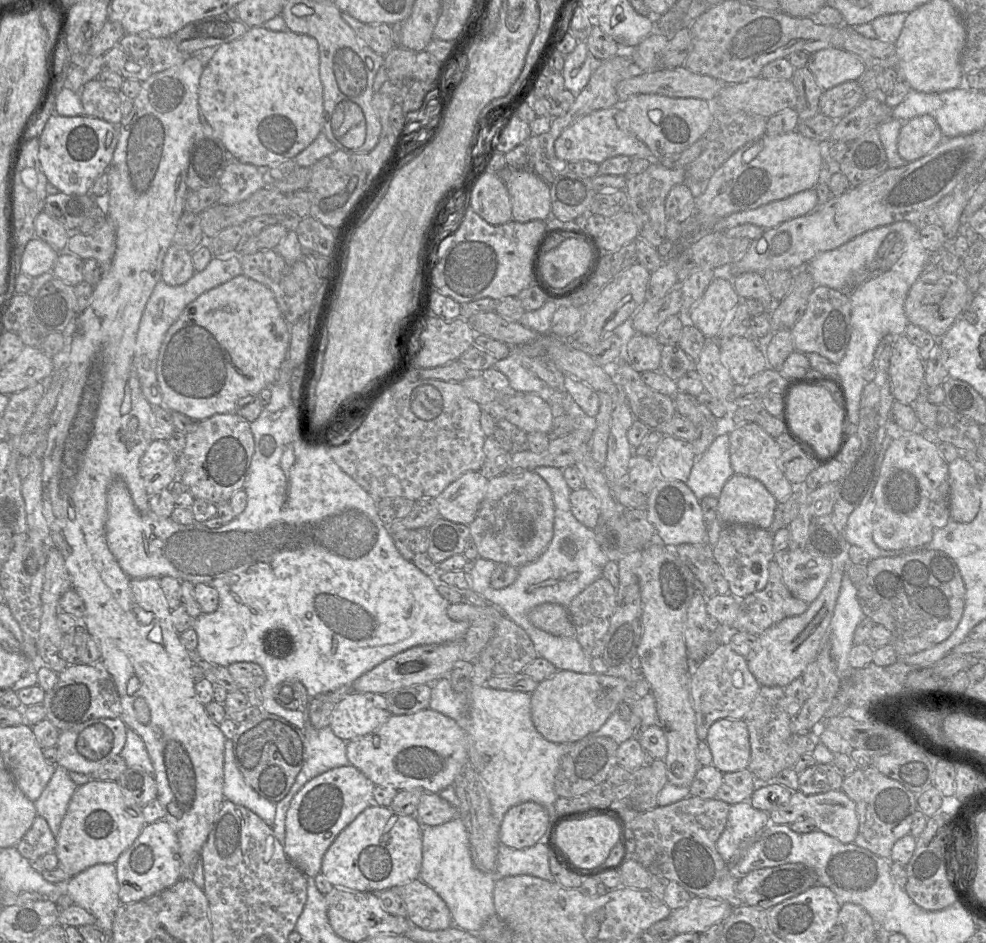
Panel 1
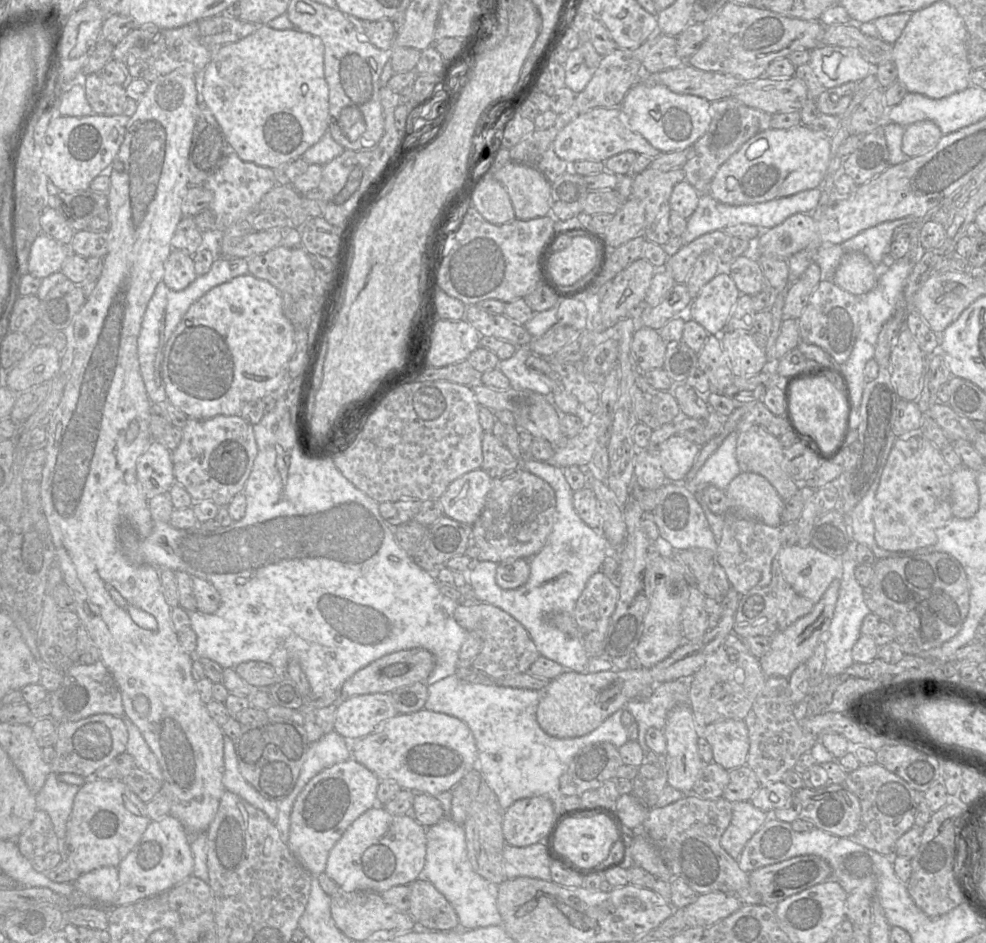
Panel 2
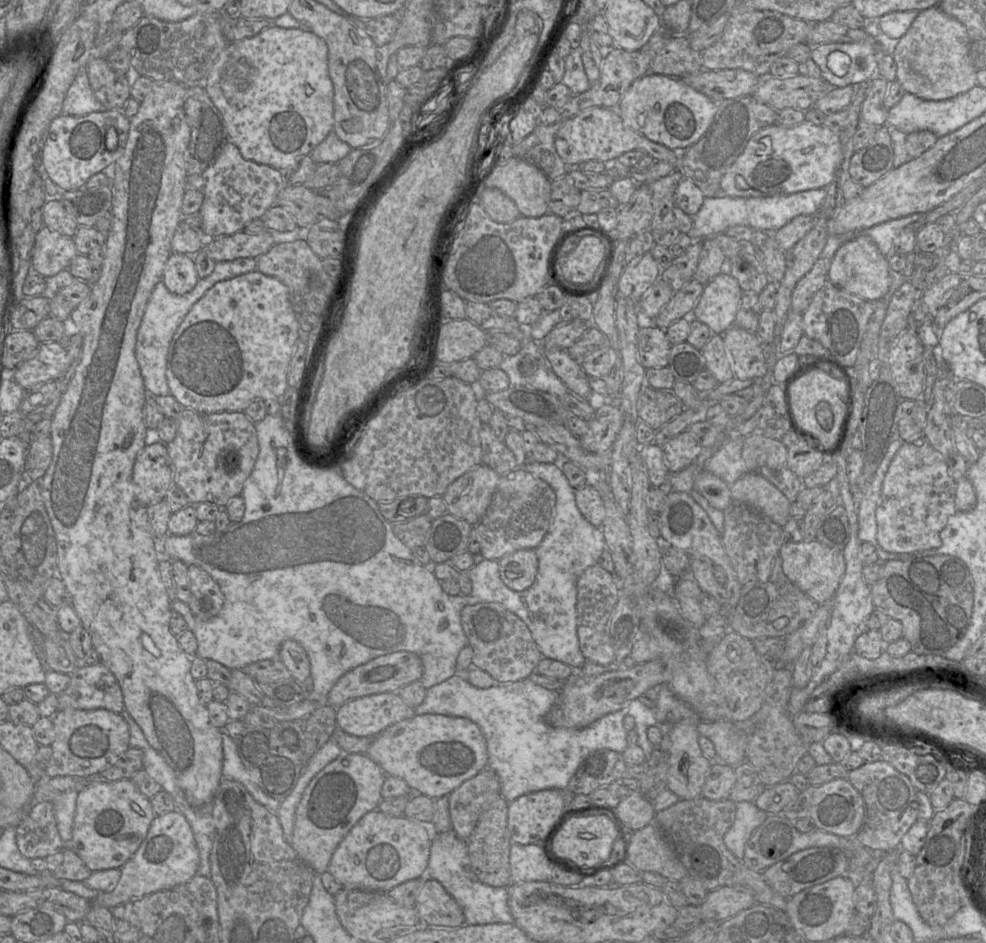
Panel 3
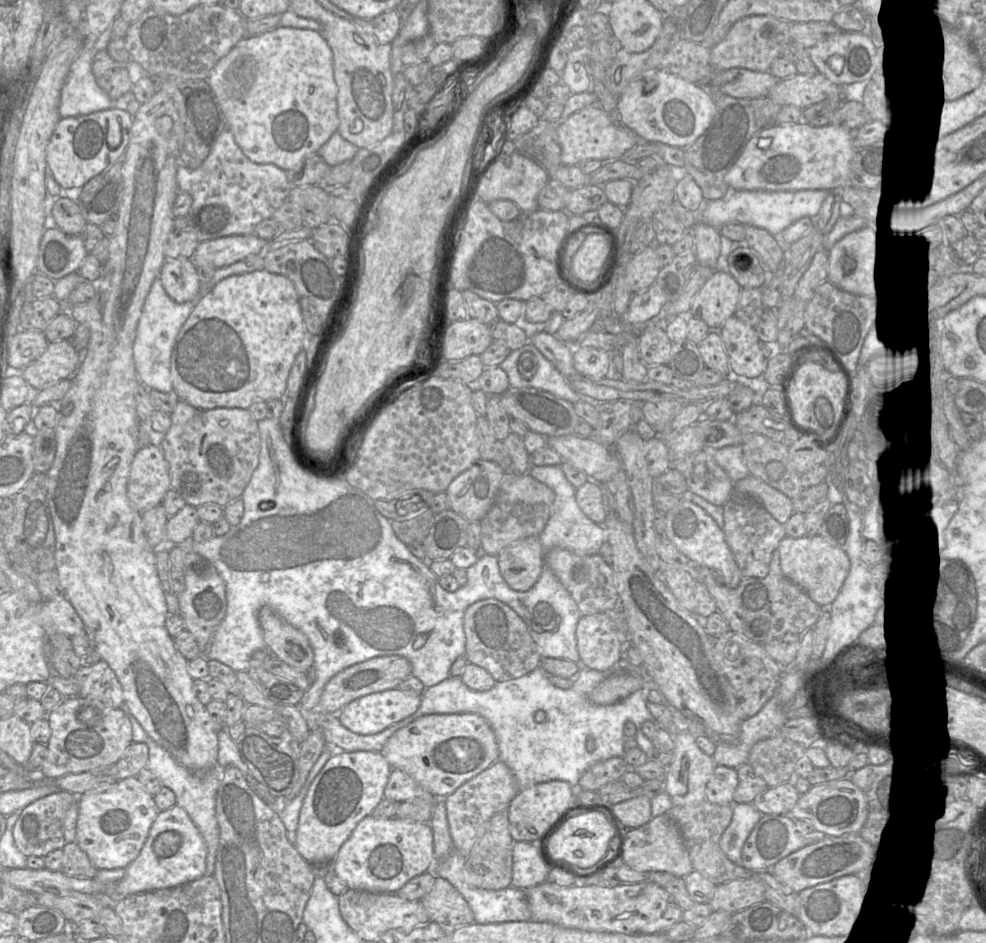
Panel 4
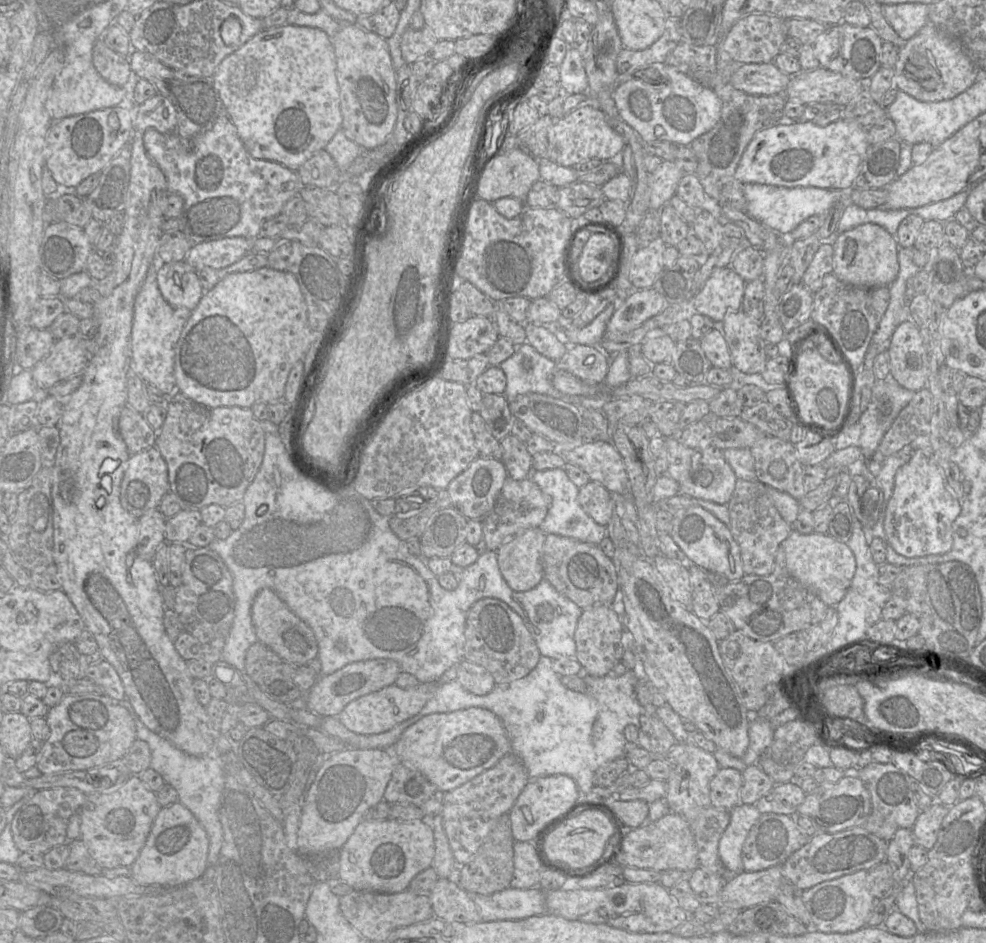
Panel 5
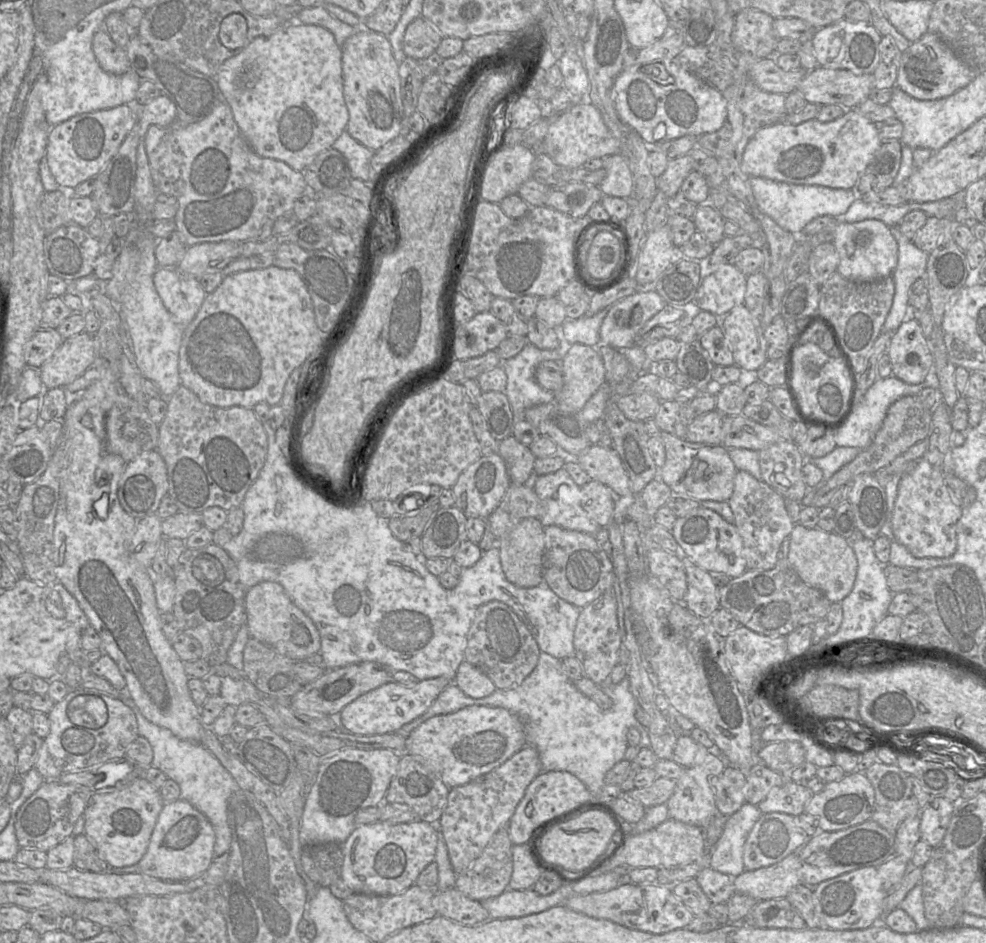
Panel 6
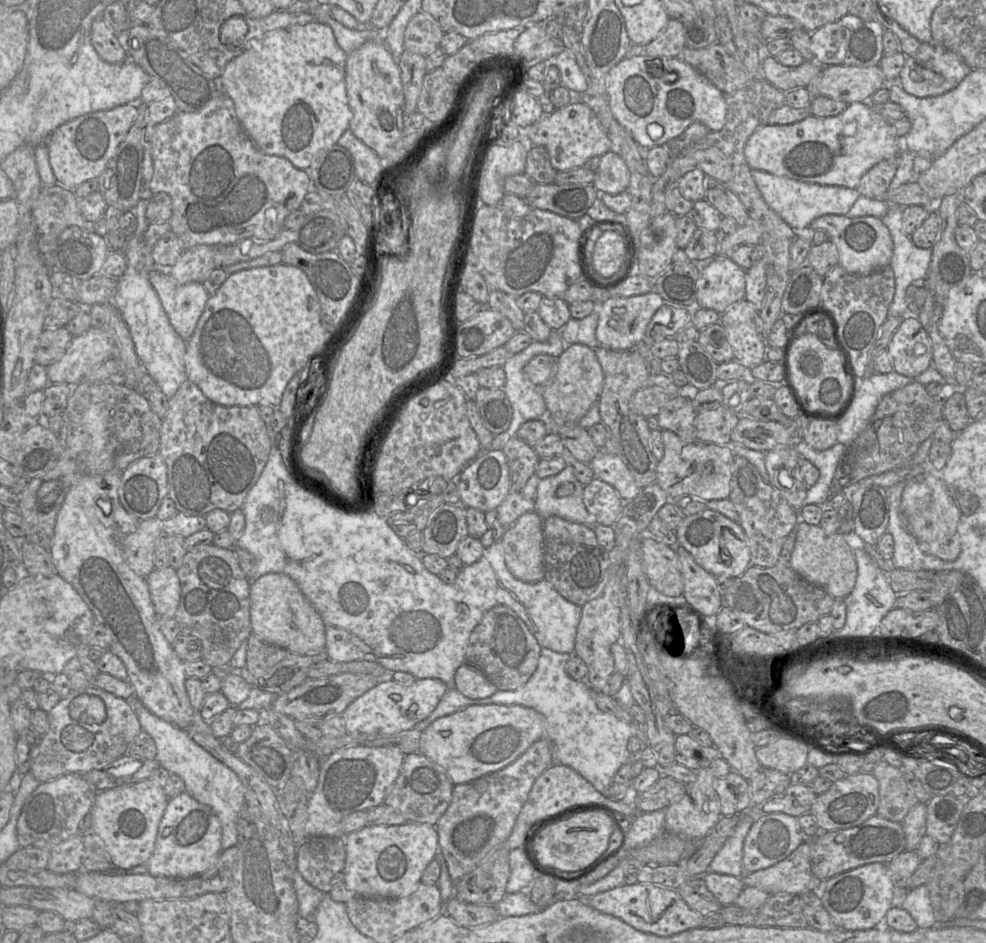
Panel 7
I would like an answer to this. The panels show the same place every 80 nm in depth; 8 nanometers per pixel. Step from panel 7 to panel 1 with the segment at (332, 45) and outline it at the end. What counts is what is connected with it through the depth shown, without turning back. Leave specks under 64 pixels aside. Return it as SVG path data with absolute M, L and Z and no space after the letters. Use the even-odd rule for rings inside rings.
M264 26L250 27L239 38L218 46L212 58L204 67L200 76L198 89L198 104L201 116L212 127L217 136L221 139L225 148L231 153L232 158L244 164L252 164L259 169L269 169L277 163L288 159L294 159L301 151L307 148L323 131L324 126L324 105L323 105L323 85L319 74L319 46L315 38L297 34L291 31L270 31ZM221 91L224 94L223 101L215 98L215 92Z

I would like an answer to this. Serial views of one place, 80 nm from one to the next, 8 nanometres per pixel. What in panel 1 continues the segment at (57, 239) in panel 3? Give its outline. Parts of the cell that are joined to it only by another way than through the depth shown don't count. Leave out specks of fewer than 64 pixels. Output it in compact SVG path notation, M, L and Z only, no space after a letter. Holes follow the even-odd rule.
M34 237L27 243L21 256L21 272L31 278L50 272L59 253L44 240Z

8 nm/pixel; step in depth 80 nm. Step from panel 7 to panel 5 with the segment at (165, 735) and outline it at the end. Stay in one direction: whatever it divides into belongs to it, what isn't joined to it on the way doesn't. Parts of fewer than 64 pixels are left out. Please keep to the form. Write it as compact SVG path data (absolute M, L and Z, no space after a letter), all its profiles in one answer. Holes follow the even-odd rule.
M125 698L119 703L132 716L136 726L137 739L143 740L149 745L151 751L150 767L163 777L165 783L175 788L178 793L178 801L191 811L207 833L209 840L207 864L208 866L215 866L219 860L223 845L223 829L219 819L219 803L226 781L226 773L222 757L217 757L214 753L205 756L186 754L166 739L148 729L140 720L128 699Z

